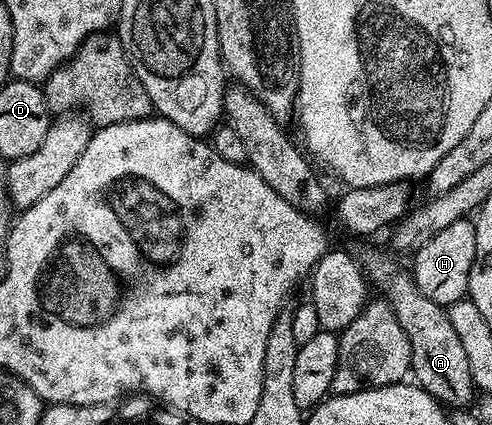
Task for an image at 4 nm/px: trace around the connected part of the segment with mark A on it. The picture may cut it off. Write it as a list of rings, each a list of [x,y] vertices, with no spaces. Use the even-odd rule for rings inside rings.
[[[377,248],[363,249],[359,255],[359,264],[368,283],[381,288],[380,295],[391,306],[399,326],[403,326],[407,342],[411,342],[412,379],[423,391],[450,409],[464,409],[472,405],[475,389],[471,378],[471,362],[467,362],[463,342],[459,342],[459,334],[455,334],[455,326],[451,326],[446,305],[431,302],[431,298],[427,298],[427,294],[417,288],[412,275],[406,269],[404,272],[387,253]]]

